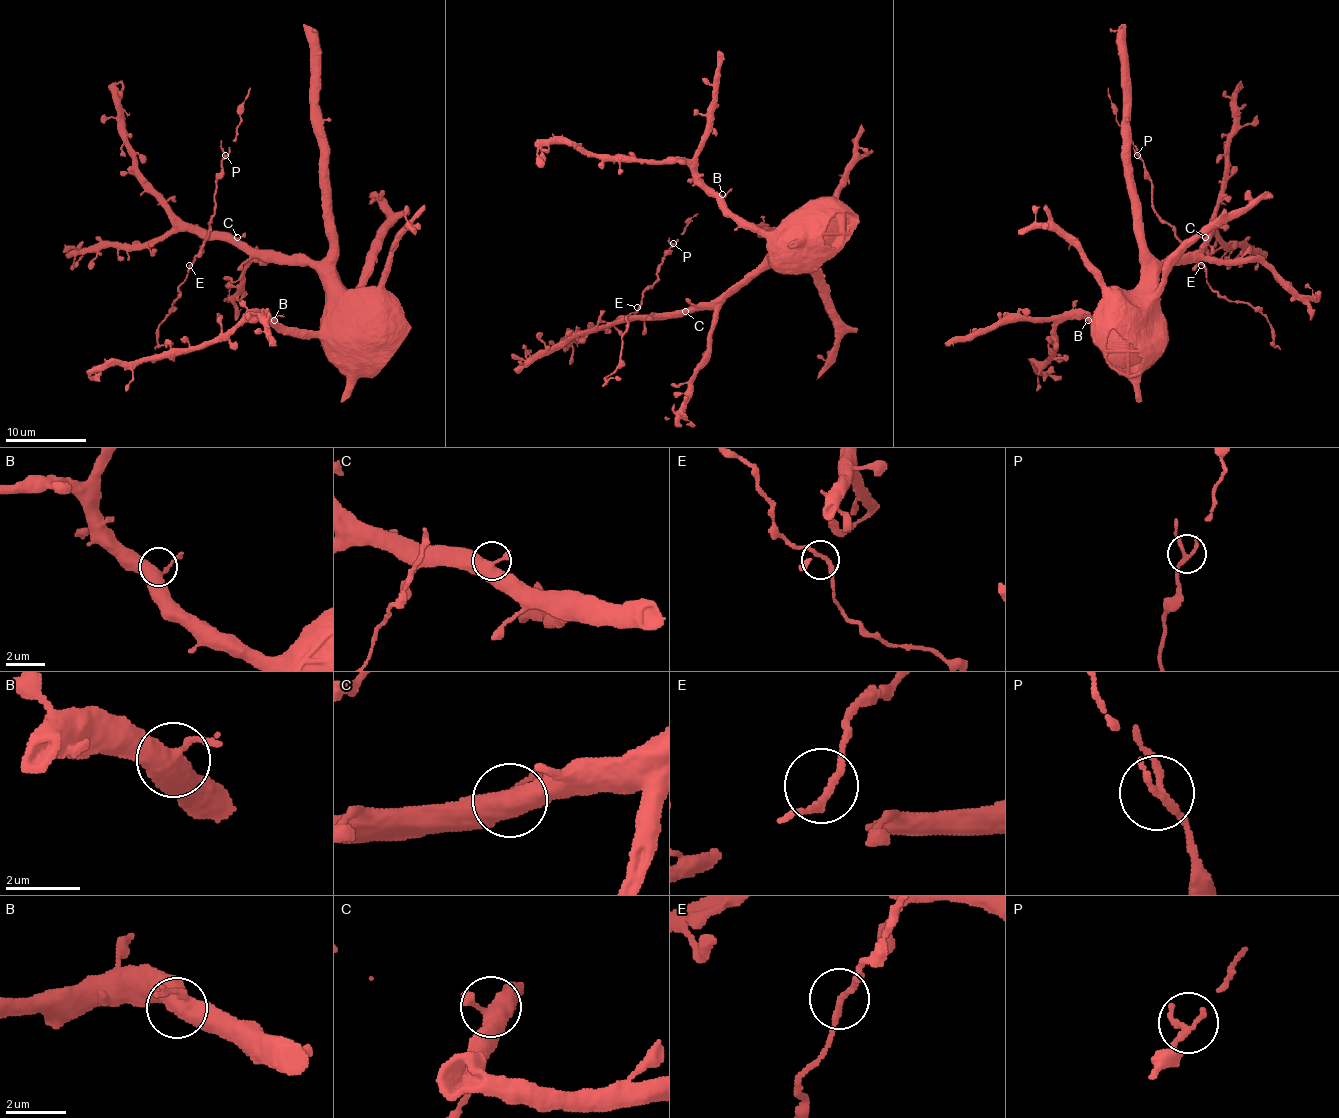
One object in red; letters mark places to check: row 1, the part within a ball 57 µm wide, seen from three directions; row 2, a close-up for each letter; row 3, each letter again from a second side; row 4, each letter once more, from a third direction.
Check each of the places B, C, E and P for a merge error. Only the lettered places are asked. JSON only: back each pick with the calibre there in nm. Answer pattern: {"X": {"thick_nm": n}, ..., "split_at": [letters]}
{"split_at": []}

